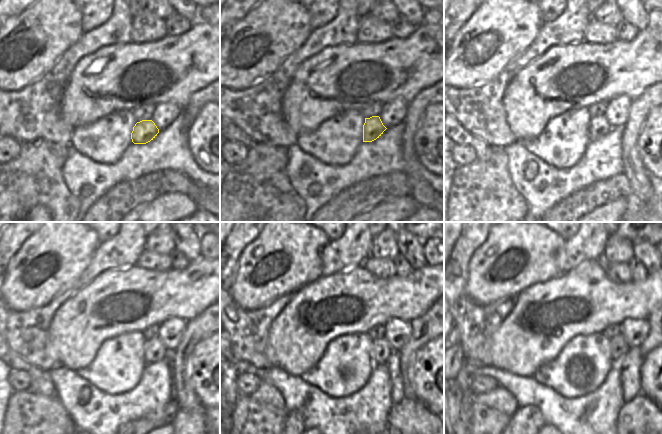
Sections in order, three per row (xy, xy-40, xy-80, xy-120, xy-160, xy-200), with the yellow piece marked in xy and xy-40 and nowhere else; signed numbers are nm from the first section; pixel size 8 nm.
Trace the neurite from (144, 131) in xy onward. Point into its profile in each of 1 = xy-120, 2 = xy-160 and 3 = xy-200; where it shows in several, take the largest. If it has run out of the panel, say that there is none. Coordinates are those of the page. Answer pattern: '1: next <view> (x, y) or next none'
1: next xy-120 (155, 351)
2: next xy-160 (381, 350)
3: next xy-200 (619, 347)

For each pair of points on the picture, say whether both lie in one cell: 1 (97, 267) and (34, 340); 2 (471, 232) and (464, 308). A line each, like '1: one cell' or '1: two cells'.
1: one cell
2: one cell

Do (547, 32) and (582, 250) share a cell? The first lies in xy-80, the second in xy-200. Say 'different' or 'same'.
same

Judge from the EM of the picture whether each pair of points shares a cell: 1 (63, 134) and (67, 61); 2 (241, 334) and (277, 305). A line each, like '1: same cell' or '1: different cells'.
1: same cell
2: same cell

